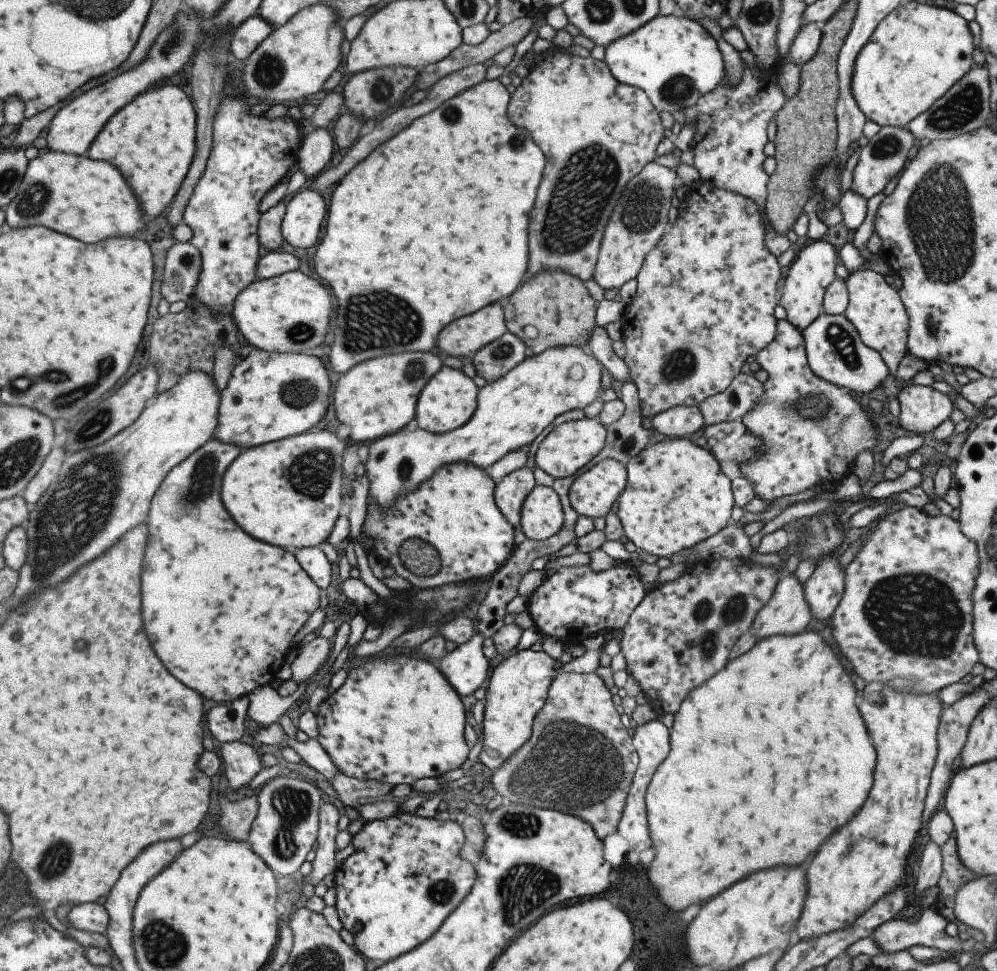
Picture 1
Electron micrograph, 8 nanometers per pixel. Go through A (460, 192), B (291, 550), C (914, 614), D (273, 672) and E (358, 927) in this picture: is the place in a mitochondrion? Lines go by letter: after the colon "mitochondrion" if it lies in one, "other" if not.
A: other
B: other
C: mitochondrion
D: other
E: other

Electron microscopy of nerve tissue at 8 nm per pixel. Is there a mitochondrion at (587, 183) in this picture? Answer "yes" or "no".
yes

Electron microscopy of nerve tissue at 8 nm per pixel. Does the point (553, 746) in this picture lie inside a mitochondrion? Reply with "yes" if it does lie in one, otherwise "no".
yes

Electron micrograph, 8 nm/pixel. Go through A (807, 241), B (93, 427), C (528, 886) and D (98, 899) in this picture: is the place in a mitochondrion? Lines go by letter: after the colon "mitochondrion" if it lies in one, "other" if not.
A: other
B: mitochondrion
C: mitochondrion
D: other

